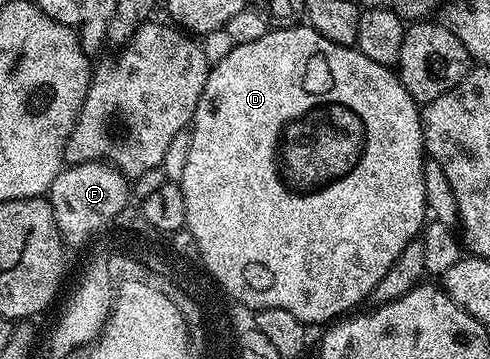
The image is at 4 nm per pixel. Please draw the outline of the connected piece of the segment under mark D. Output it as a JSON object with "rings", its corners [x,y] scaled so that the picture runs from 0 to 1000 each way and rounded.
{"rings":[[[608,72],[602,78],[569,78],[559,75],[555,84],[537,95],[537,106],[520,106],[520,117],[496,117],[494,123],[476,123],[469,145],[453,162],[451,170],[437,175],[427,192],[427,214],[414,240],[414,262],[402,287],[402,304],[390,337],[390,365],[386,379],[386,426],[378,435],[378,460],[369,468],[369,496],[365,493],[365,515],[373,540],[373,574],[378,577],[378,627],[380,638],[402,646],[402,671],[412,699],[418,702],[418,719],[427,749],[433,760],[449,772],[459,799],[461,827],[486,836],[492,847],[502,847],[514,864],[531,864],[535,858],[567,858],[569,864],[594,864],[594,875],[602,875],[602,886],[610,886],[624,908],[639,903],[669,905],[673,897],[686,894],[690,886],[702,883],[706,875],[718,872],[747,833],[759,827],[761,811],[773,794],[776,777],[790,763],[800,735],[814,708],[822,705],[831,680],[857,660],[871,621],[871,582],[867,577],[867,532],[863,529],[863,462],[871,443],[867,418],[867,387],[863,384],[863,351],[859,348],[859,301],[849,279],[839,273],[839,262],[831,262],[831,251],[822,240],[816,209],[802,189],[782,184],[773,173],[757,173],[757,162],[749,162],[749,150],[741,150],[729,131],[710,123],[686,123],[676,117],[676,106],[659,106],[659,95],[651,95],[629,72]]]}

